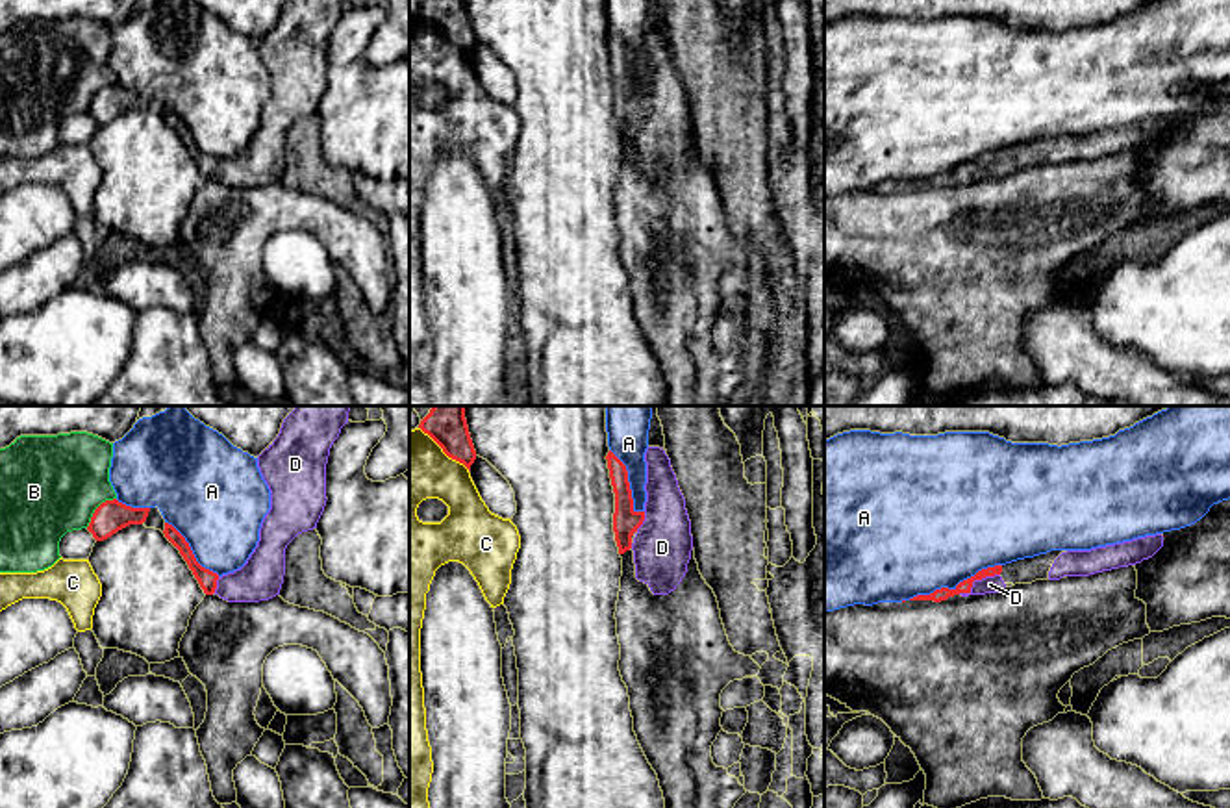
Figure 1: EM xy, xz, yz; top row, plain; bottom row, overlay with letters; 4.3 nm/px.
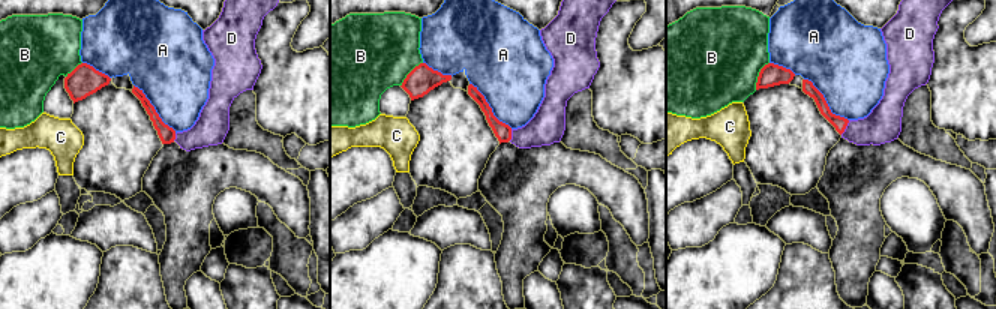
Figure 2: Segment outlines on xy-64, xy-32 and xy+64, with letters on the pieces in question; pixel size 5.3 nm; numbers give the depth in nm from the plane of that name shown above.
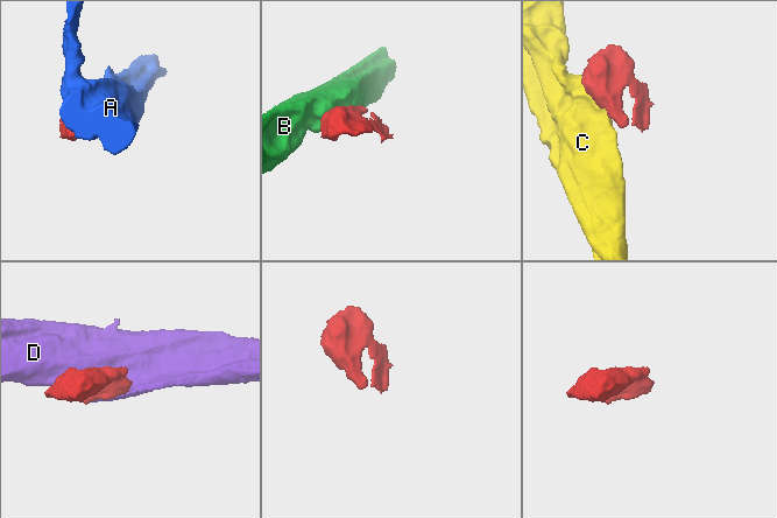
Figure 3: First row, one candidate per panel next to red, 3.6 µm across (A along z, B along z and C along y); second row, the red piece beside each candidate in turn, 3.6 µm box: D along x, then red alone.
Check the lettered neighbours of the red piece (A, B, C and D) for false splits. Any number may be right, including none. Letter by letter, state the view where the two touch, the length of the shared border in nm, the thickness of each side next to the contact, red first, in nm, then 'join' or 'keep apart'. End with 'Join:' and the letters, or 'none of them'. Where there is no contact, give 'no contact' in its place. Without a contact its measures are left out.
A: yz | 440 nm | 60/480 nm | keep apart
B: xy | 190 nm | 140/440 nm | keep apart
C: xz | 300 nm | 160/300 nm | keep apart
D: yz | 200 nm | 60/80 nm | join
Join: D

